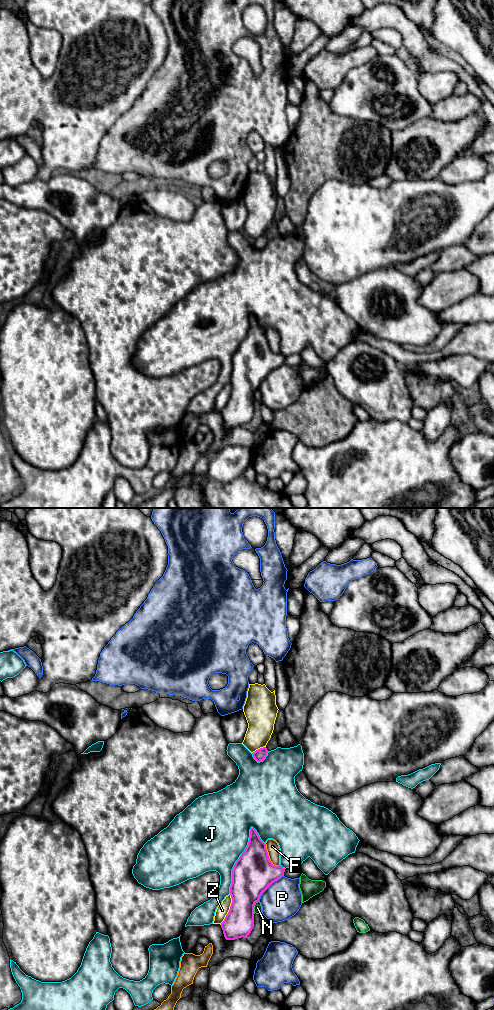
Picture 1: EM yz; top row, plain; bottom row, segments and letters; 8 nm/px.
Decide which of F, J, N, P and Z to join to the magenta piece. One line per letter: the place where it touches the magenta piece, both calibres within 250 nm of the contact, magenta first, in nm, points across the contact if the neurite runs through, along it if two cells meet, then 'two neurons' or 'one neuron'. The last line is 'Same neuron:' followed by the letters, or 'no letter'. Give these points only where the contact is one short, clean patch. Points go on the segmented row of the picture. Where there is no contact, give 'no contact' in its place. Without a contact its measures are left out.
F: yz (268, 856) | 320/100 nm | two neurons
J: yz (237, 860) | 320/500 nm | two neurons
N: yz (253, 907) | 320/60 nm | two neurons
P: yz (268, 886) | 320/300 nm | two neurons
Z: yz (230, 909) | 260/100 nm | two neurons
Same neuron: no letter

